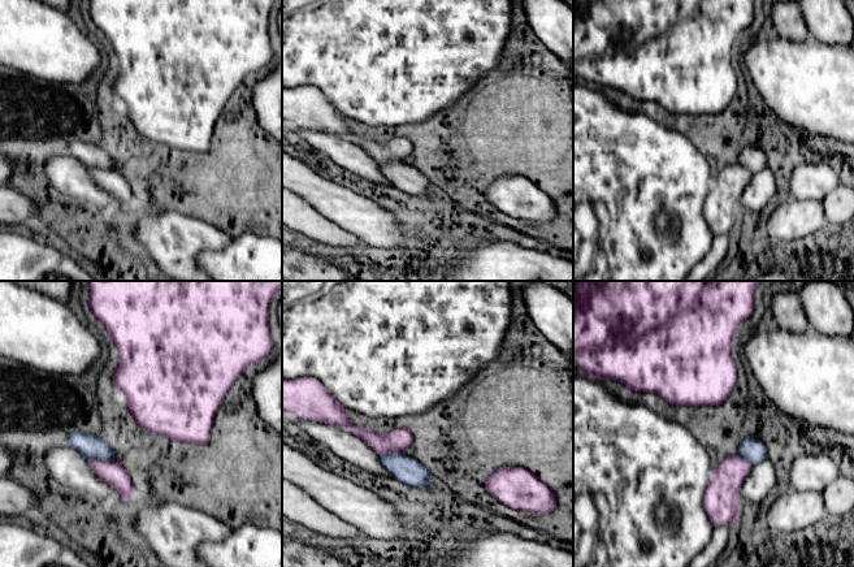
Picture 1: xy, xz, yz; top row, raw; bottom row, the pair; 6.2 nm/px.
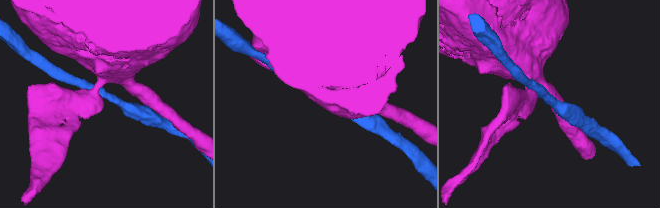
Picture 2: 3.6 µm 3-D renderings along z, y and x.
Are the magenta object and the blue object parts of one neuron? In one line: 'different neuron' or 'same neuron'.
different neuron

